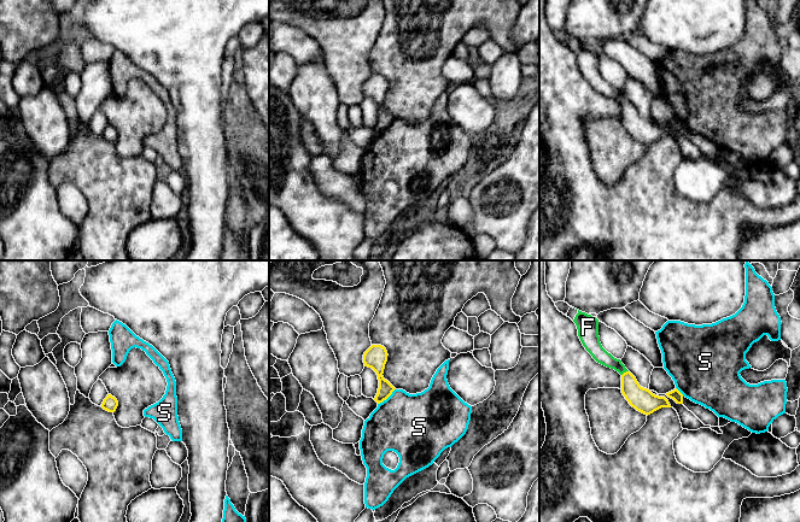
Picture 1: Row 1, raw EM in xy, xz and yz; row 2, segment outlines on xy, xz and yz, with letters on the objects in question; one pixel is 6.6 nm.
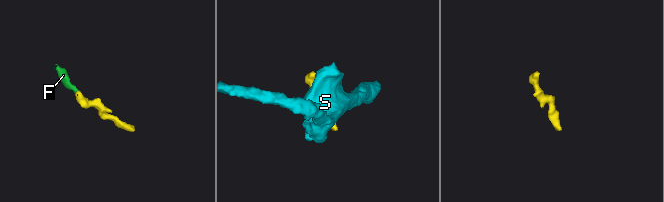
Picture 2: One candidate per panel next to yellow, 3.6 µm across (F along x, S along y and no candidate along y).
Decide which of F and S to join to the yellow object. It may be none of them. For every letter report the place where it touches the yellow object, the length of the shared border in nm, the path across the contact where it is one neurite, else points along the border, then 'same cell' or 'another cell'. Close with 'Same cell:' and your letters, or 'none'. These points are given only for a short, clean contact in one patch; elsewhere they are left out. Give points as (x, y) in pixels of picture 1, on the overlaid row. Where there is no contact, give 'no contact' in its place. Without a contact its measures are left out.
F: yz (624, 373) | 60 nm | across yz (642, 399), (630, 387), (624, 373), (614, 363), (600, 355) | same cell
S: xz (386, 398) | 160 nm | another cell
Same cell: F

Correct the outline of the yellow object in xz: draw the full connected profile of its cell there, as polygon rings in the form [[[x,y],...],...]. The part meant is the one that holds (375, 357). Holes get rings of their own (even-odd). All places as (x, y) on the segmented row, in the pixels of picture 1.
[[[372,345],[363,354],[364,366],[372,368],[379,380],[379,388],[374,400],[380,404],[386,400],[396,389],[387,380],[384,379],[384,369],[387,362],[387,351],[381,345]]]

